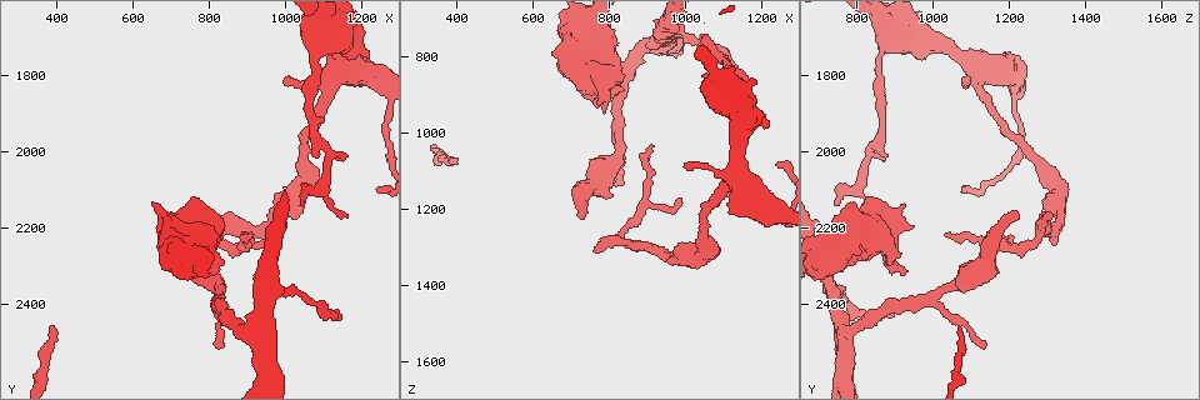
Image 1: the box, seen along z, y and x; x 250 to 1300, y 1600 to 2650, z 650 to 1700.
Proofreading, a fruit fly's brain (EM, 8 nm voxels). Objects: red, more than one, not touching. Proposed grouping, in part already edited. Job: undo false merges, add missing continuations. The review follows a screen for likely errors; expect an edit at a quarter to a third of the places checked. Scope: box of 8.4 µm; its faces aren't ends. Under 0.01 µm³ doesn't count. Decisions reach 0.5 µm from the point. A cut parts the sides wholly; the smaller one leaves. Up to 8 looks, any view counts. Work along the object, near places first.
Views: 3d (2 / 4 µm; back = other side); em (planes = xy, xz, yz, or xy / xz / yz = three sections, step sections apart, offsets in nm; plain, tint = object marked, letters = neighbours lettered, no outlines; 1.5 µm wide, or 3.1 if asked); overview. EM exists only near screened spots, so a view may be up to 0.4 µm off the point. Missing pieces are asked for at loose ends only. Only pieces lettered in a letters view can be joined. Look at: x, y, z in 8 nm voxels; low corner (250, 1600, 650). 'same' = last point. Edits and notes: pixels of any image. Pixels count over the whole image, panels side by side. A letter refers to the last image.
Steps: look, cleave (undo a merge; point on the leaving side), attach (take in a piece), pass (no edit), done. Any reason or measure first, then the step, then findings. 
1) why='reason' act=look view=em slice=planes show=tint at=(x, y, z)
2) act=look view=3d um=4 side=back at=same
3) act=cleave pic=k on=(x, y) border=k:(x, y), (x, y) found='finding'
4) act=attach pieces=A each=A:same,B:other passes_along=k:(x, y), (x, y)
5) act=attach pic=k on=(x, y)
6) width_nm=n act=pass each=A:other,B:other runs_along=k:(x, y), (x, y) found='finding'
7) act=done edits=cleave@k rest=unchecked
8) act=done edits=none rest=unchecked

why='thin end' act=look view=em slice=planes show=tint at=(1035, 2140, 745)

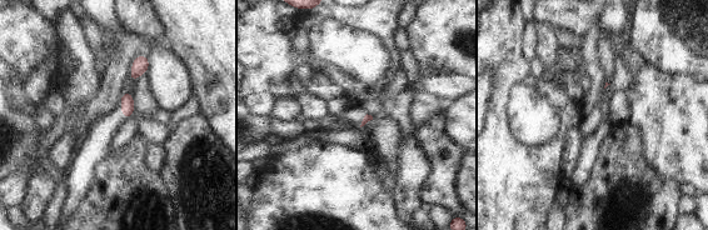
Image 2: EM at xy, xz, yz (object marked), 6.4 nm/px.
why='what lies round it' act=look view=em slice=planes show=letters at=same

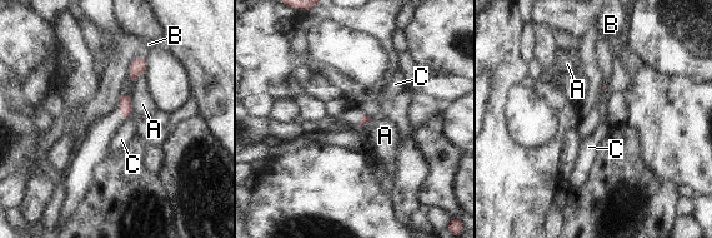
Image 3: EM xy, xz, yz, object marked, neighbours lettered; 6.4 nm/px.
act=pass each=A:other,B:other,C:other border=3:(126, 119), (130, 120) found='none of them fits'

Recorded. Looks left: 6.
why='thin arm on a thick one' act=look view=3d um=2 at=(980, 2370, 730)

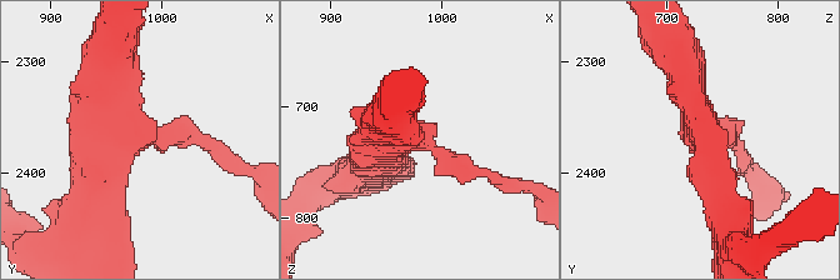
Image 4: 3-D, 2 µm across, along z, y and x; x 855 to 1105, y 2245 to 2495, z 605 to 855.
arms=3 act=look view=em slice=yz step=4 show=tint at=(986, 2362, 732)

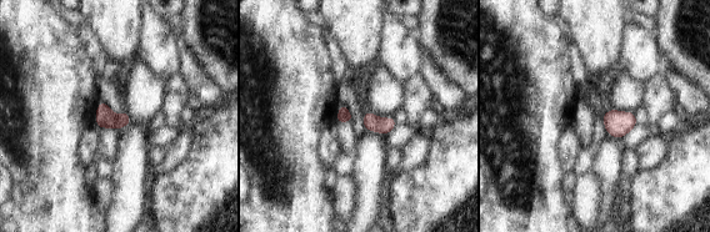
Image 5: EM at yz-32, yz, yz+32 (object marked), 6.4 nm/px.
why='cut it another way' act=look view=em slice=planes show=letters at=same

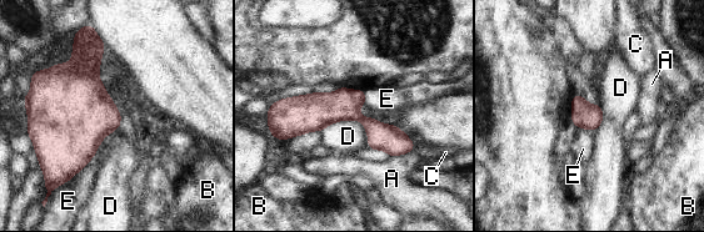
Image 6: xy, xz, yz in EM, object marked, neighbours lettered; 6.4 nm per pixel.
width_nm=160 act=pass each=A:other,B:other,C:other,D:other,E:other runs_along=6:(279, 106), (348, 109), (410, 147) found='all the same neuron'

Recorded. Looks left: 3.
why='tapers out' act=look view=em slice=xz step=4 show=letters at=(1110, 2420, 890)

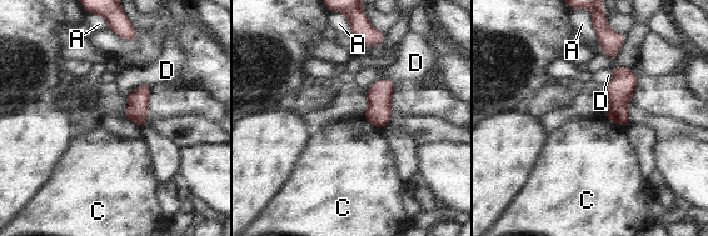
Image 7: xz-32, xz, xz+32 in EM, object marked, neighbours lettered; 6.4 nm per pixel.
width_nm=90 act=pass each=A:other,C:other,D:other border=7:(604, 115), (608, 120), (624, 126) found='none of them fits'

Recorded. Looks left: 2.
act=done edits=none rest=unchecked

